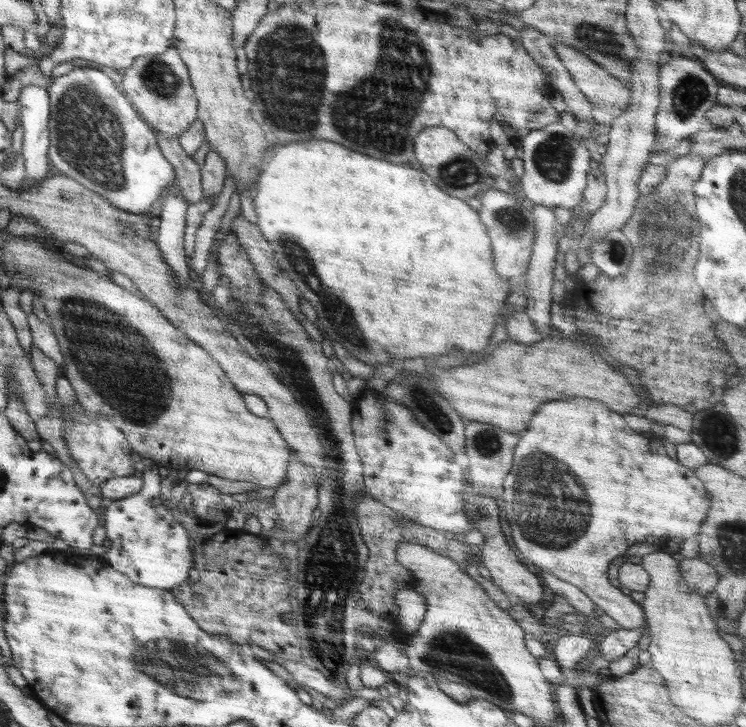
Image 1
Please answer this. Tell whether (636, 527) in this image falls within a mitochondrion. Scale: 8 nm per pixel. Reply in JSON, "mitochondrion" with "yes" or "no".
{"mitochondrion":"no"}

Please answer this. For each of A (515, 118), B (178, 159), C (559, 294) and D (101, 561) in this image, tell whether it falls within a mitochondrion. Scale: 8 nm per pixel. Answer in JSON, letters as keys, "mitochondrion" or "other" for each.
{"A":"other","B":"other","C":"other","D":"other"}

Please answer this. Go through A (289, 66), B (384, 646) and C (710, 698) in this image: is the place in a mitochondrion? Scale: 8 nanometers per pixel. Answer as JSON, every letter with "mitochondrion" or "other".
{"A":"mitochondrion","B":"other","C":"other"}

